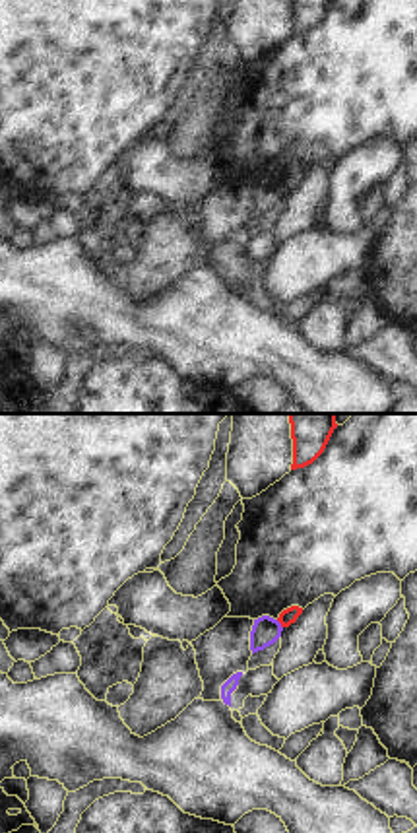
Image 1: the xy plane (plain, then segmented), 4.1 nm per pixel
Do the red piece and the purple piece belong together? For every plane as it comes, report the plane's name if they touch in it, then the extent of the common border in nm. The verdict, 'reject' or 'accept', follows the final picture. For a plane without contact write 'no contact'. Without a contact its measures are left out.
meets red in xy; contact 50 nm long

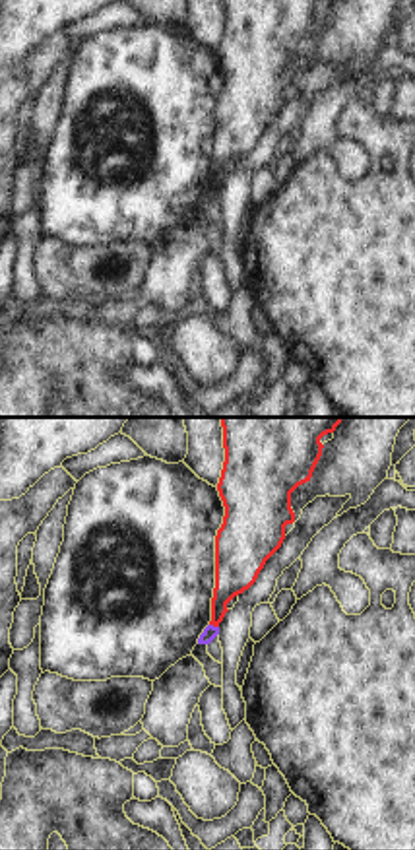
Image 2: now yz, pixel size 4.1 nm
meets red in yz; contact 40 nm long

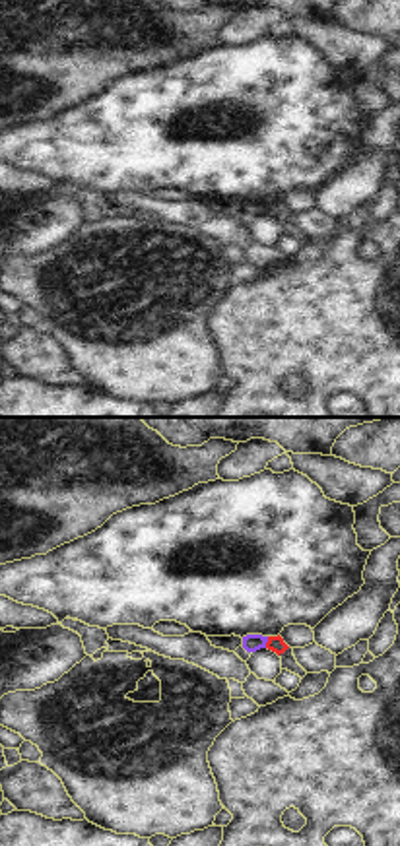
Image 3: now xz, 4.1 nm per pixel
meets red in xz; contact 50 nm long

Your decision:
reject

